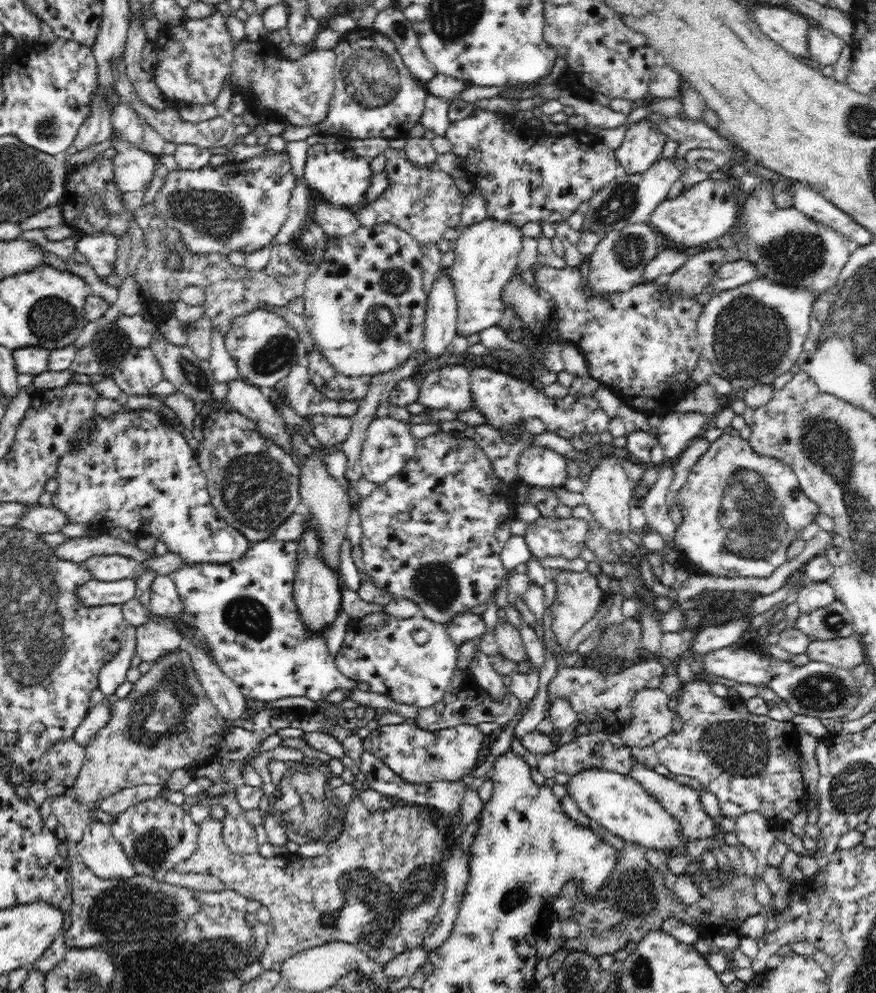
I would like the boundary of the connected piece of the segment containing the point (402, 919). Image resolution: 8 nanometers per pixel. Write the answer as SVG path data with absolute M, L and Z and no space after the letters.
M355 798L347 800L347 808L342 834L328 845L322 856L310 859L297 855L262 858L257 853L248 856L233 854L222 841L222 822L206 818L200 825L198 850L174 869L180 874L210 872L230 891L268 908L268 945L258 957L265 971L280 972L292 956L334 941L353 944L372 961L387 964L394 956L422 944L432 918L438 914L443 902L445 877L442 865L446 860L444 854L450 854L450 846L438 834L439 829L434 826L430 812L420 805L412 804L410 808L410 804L395 802L395 807L388 812L369 812L362 801Z

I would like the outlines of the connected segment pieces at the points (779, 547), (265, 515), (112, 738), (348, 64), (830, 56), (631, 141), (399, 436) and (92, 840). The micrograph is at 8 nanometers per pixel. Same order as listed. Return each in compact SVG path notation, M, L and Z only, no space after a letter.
M730 426L722 429L721 435L709 444L706 452L700 456L699 460L691 468L688 480L686 480L684 486L678 490L675 496L675 502L679 506L682 515L682 522L676 526L676 532L674 532L674 536L672 536L672 539L674 539L674 547L676 547L678 553L681 554L681 557L678 558L677 566L686 567L689 574L709 574L723 576L724 578L746 578L746 576L766 578L766 576L770 576L778 566L785 562L784 554L790 544L800 539L802 530L810 526L810 524L814 524L815 518L822 514L820 507L806 497L804 492L801 492L801 487L797 478L798 477L793 472L793 468L788 464L784 464L782 460L762 457L752 451L750 443L740 437L739 430Z
M211 412L202 425L204 439L196 450L203 474L207 477L207 490L211 503L219 515L249 541L274 539L275 532L292 513L300 510L301 494L299 466L292 455L282 451L272 440L263 437L254 421L240 412Z
M183 645L172 652L164 652L146 674L132 684L128 695L110 705L108 722L100 728L84 747L85 759L70 794L88 810L95 810L94 804L102 798L116 794L122 788L140 786L140 784L166 784L170 774L178 768L193 769L208 756L218 753L223 740L223 728L218 724L218 711L208 698L207 692L198 680L190 653Z
M356 28L348 32L348 37L342 36L340 42L333 48L336 55L335 89L330 102L328 114L319 124L313 126L286 125L280 136L286 143L305 140L308 136L323 134L332 136L346 136L351 139L409 138L409 132L421 119L425 108L425 100L429 95L421 81L410 74L400 56L396 45L386 35L374 28Z
M812 27L808 33L809 62L820 67L833 66L838 60L844 41L833 32Z
M646 119L631 122L624 142L614 150L620 172L628 175L646 172L657 161L666 142L666 136L654 130Z
M375 418L366 428L365 441L361 450L363 478L377 486L399 474L404 465L415 455L416 437L410 433L408 423L394 418Z
M92 822L78 842L79 858L96 876L129 878L137 873L122 846L114 839L110 825Z

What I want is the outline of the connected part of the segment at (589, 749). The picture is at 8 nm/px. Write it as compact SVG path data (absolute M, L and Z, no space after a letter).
M604 732L592 733L576 737L574 740L566 744L560 745L555 753L537 756L537 769L548 782L553 782L553 777L556 774L568 774L574 776L580 771L588 769L600 769L610 772L618 772L628 775L632 764L636 762L631 754L631 747L624 744L619 748L614 748L608 739L608 734Z

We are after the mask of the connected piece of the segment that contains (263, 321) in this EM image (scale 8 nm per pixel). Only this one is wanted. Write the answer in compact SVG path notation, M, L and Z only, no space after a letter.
M266 308L235 318L224 341L226 351L233 358L240 377L258 388L272 388L278 381L284 380L292 366L303 363L307 354L300 334L278 313Z

